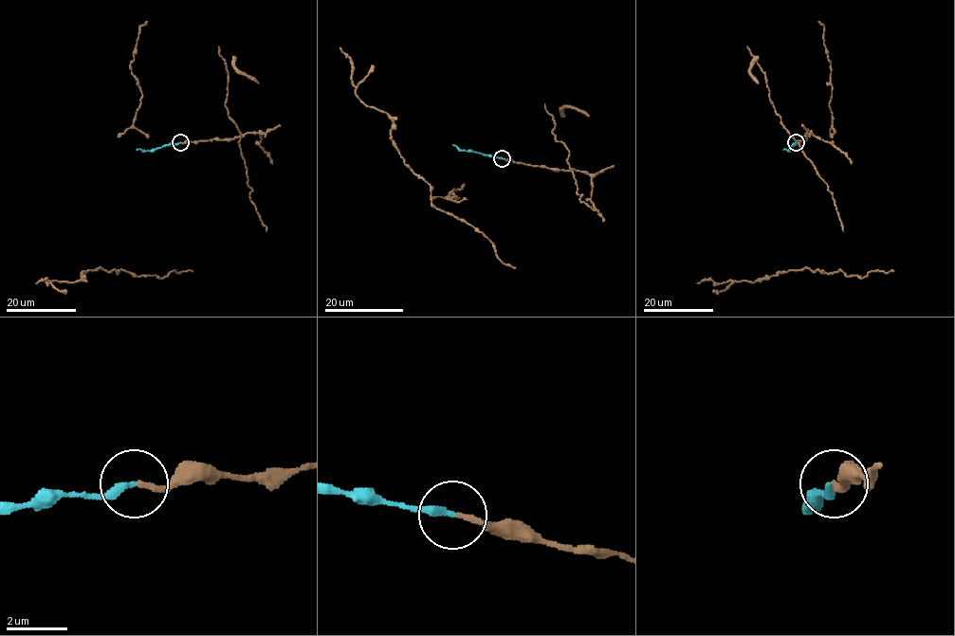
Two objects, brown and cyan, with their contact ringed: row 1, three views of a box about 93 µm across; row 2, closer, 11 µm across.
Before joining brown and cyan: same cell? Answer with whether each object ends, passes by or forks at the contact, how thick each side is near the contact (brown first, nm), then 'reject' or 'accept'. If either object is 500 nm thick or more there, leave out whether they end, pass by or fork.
brown ends there; cyan ends there; 180 nm thick on the brown side, 280 nm on the other; accept

